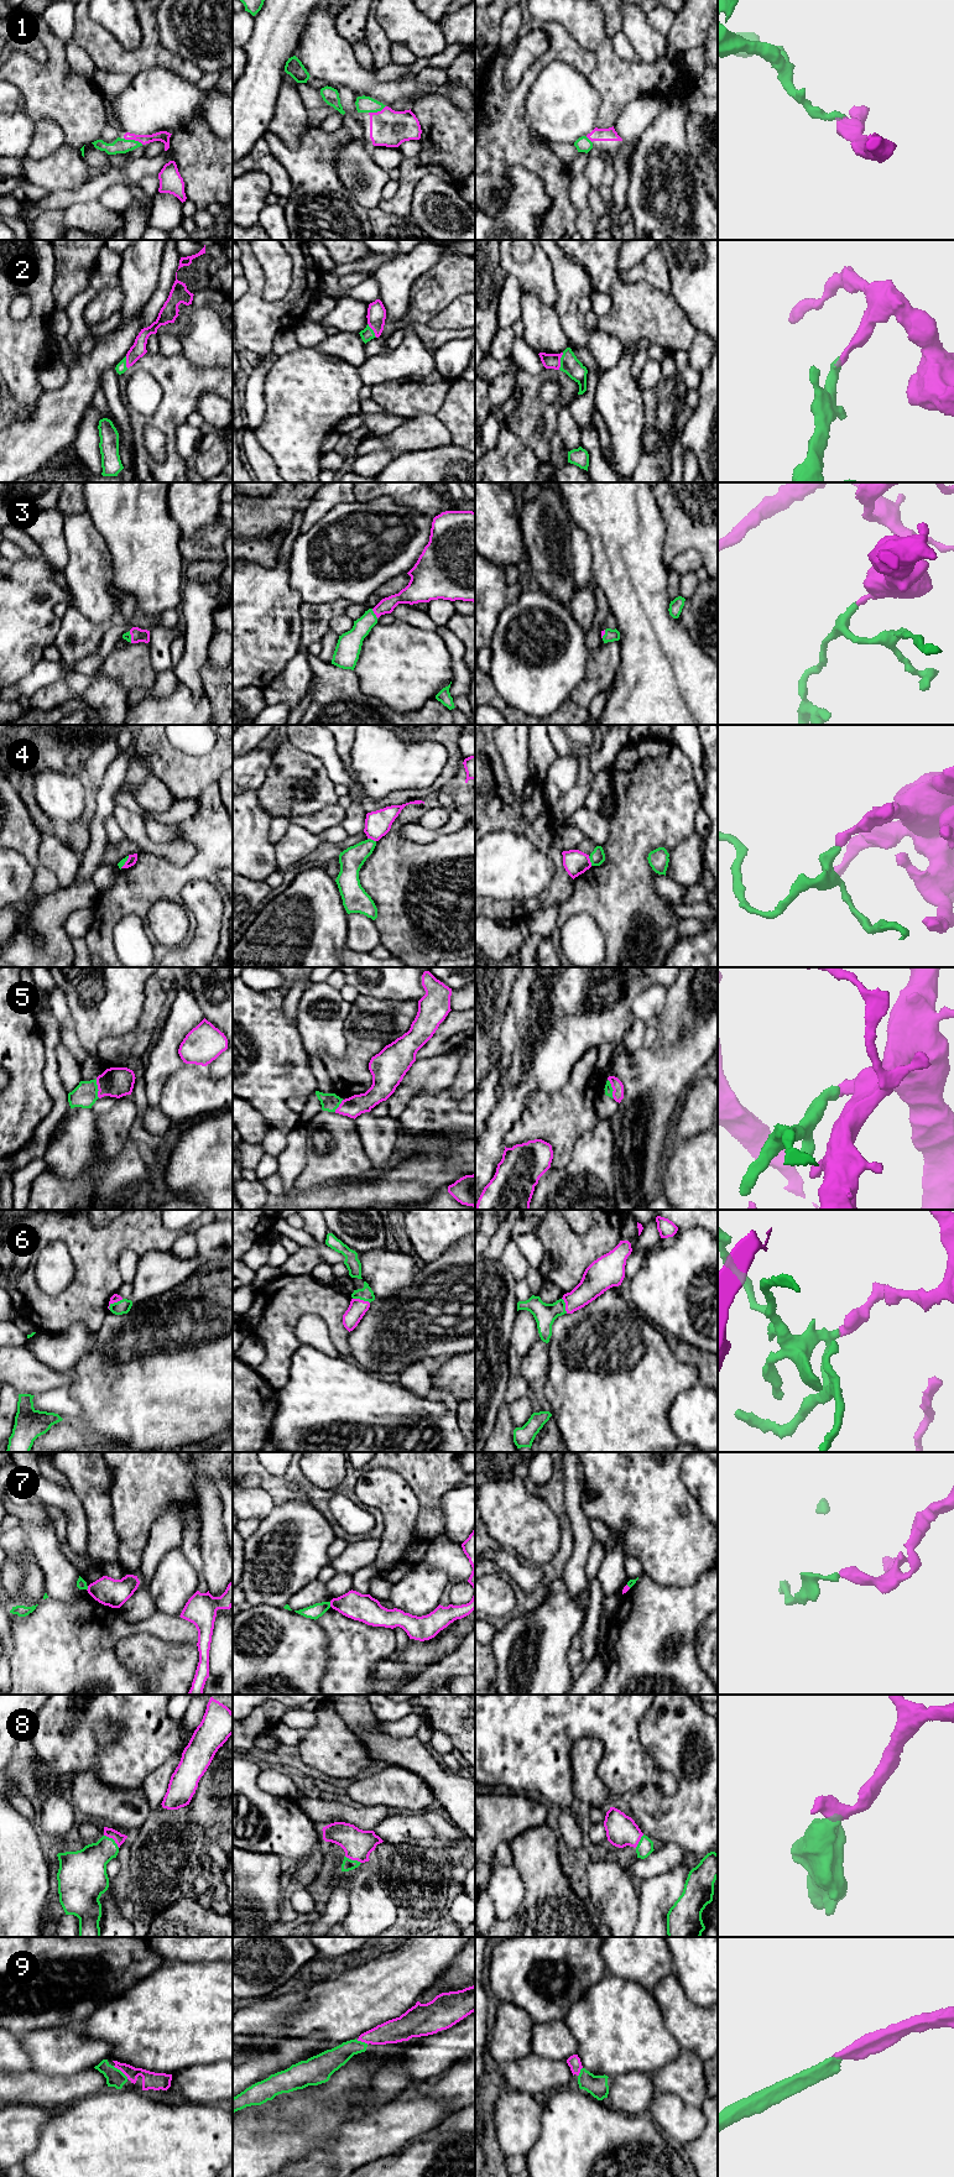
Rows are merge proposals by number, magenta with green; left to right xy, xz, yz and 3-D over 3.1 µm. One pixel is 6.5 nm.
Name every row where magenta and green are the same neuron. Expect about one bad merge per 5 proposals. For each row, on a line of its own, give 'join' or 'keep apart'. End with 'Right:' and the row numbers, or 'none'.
1: join
2: join
3: join
4: keep apart
5: join
6: join
7: keep apart
8: join
9: join
Right: 1, 2, 3, 5, 6, 8, 9

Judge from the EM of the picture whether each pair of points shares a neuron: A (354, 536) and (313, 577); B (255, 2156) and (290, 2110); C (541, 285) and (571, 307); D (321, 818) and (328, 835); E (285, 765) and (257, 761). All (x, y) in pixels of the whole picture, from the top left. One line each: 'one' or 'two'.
A: one
B: one
C: two
D: two
E: two

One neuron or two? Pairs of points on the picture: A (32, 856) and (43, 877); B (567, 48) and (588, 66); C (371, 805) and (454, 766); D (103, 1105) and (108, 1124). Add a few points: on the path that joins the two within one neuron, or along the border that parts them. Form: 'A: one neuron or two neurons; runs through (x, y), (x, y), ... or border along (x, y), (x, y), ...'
A: one neuron; runs through (34, 861), (41, 872)
B: one neuron; runs through (572, 51), (583, 61)
C: one neuron; runs through (392, 798), (423, 794), (436, 787)
D: two neurons; border along (108, 1112), (95, 1116)

